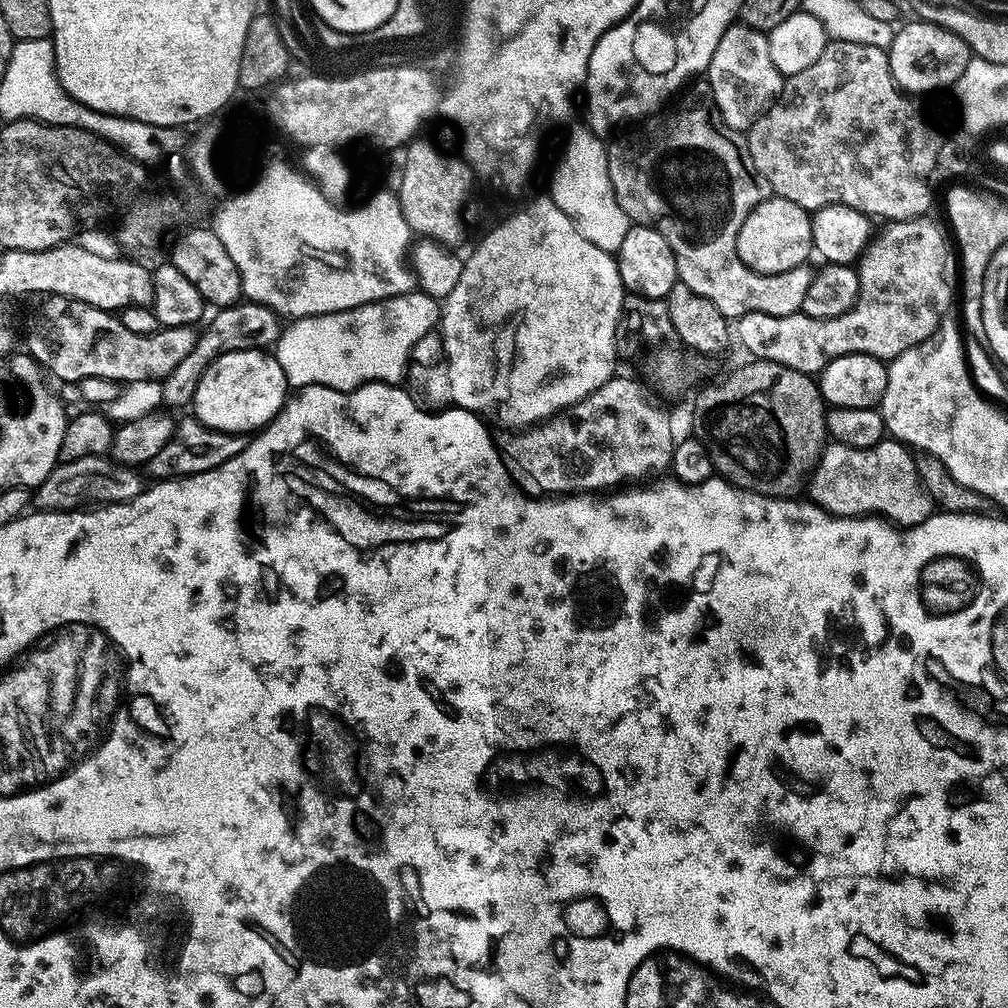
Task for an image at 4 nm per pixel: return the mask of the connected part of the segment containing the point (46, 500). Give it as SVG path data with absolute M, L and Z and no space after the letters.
M87 456L78 458L78 462L57 463L52 473L35 488L34 504L41 512L70 512L88 505L121 504L144 491L146 484L140 481L140 474L137 469L117 464L108 456Z

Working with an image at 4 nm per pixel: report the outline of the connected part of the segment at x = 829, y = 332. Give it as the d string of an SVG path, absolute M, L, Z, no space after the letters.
M932 218L915 220L893 220L885 223L885 228L869 239L858 261L858 298L850 310L834 318L810 318L804 312L795 312L785 316L774 314L746 314L734 324L734 336L749 352L749 357L757 360L778 362L790 366L790 370L819 374L834 358L846 354L870 354L874 358L891 362L906 350L924 344L933 339L940 331L940 325L949 315L948 307L952 304L952 295L958 292L958 256L951 239L935 224Z

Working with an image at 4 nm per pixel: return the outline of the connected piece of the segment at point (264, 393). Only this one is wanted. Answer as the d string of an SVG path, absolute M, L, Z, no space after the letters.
M259 348L222 354L200 376L192 395L191 411L208 428L252 434L280 414L290 387L275 355Z

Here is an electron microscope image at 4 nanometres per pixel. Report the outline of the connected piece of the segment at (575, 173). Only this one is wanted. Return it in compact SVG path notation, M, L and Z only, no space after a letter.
M585 125L576 127L554 170L550 198L579 228L581 234L599 249L615 253L632 227L618 204L610 182L607 143Z

